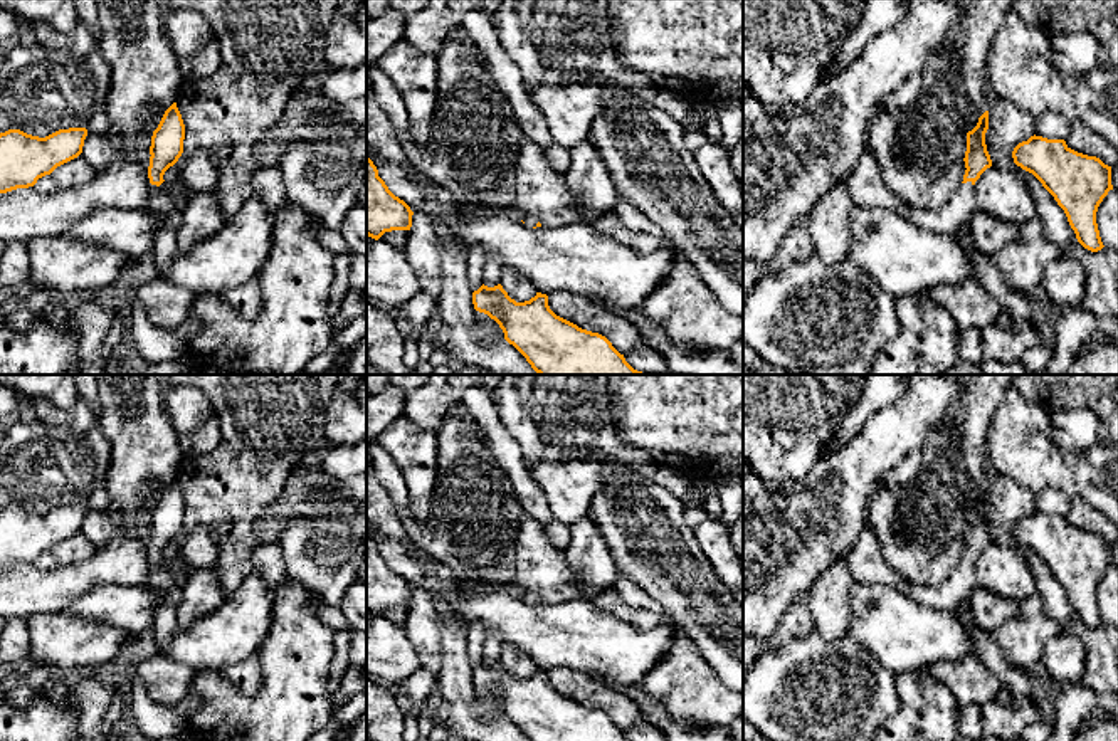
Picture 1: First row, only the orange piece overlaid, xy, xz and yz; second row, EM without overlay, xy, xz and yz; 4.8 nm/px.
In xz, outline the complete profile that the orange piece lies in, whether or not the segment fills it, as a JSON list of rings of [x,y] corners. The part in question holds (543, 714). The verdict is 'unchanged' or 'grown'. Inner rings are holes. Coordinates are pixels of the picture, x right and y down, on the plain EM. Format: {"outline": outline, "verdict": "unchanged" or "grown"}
{"outline": [[[501,660],[472,669],[474,686],[494,696],[530,741],[629,741],[612,719],[556,692],[548,672],[516,679]]], "verdict": "unchanged"}

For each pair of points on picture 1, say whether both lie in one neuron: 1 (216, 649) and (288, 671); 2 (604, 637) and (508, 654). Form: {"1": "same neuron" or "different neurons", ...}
{"1": "different neurons", "2": "different neurons"}

